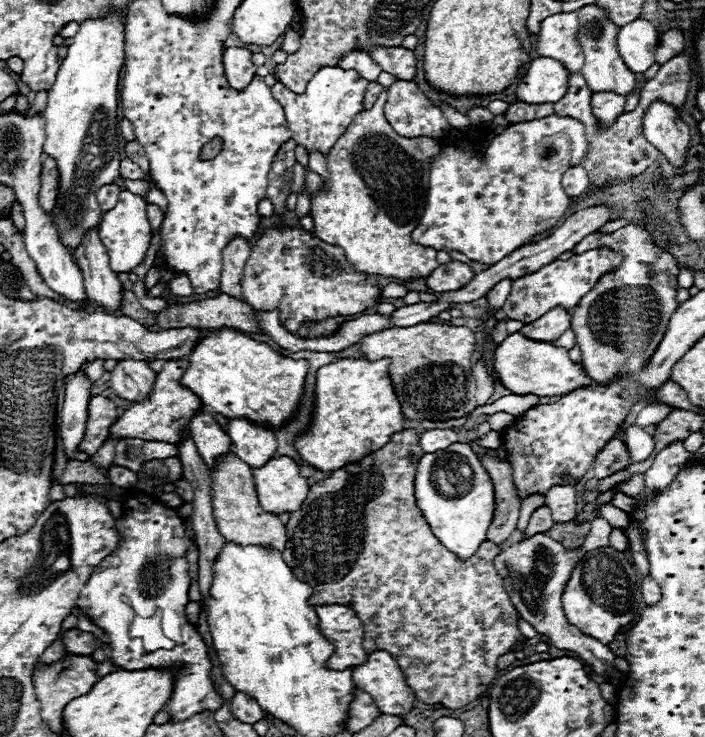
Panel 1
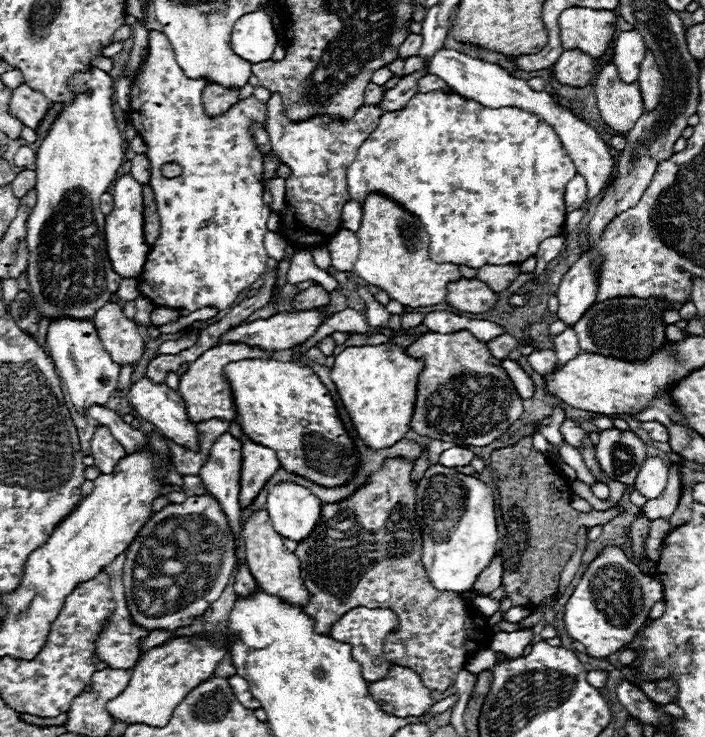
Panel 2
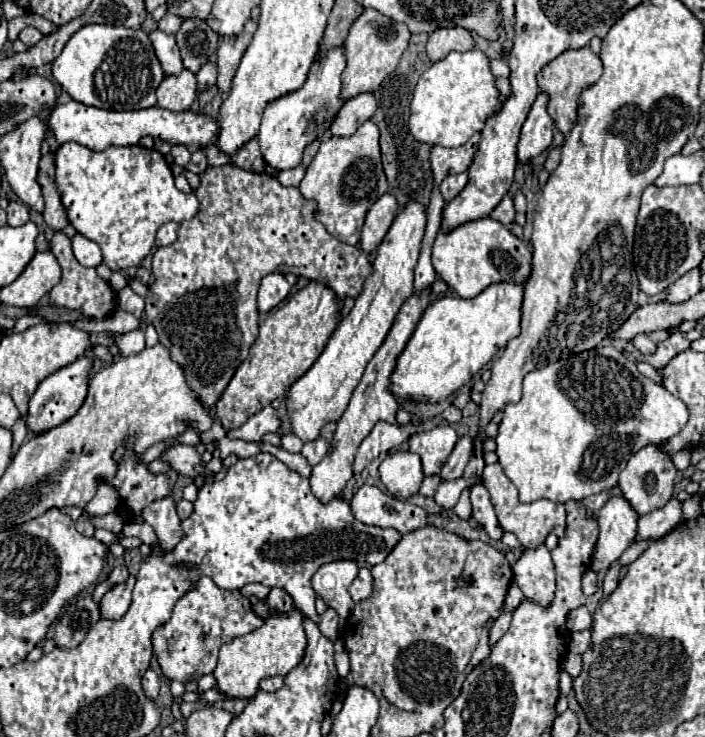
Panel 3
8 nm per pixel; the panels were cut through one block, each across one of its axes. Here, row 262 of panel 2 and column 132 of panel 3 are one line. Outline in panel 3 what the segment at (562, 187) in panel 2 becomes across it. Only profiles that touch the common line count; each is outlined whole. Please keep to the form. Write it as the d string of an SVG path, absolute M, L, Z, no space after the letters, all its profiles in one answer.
M120 448L116 460L120 462L118 474L110 482L118 492L124 504L130 508L130 520L142 520L140 512L150 502L170 496L172 488L164 474L150 474L144 464L136 464L136 454L130 448Z

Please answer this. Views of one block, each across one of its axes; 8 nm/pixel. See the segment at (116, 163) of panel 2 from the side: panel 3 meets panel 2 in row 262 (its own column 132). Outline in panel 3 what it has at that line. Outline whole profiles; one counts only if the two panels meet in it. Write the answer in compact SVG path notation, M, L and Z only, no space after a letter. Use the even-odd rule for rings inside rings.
M82 26L52 62L52 76L72 100L104 110L140 110L156 104L156 88L164 72L146 32L124 26ZM142 48L142 50L140 50Z

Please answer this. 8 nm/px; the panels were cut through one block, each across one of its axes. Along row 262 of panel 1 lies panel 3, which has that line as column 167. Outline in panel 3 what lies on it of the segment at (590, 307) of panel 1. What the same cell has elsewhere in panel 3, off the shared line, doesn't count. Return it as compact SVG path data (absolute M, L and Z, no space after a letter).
M202 576L194 588L184 594L166 624L162 624L152 634L152 648L162 674L170 680L186 684L188 680L198 680L204 674L212 674L218 660L218 648L238 636L244 636L260 628L264 620L254 614L252 604L240 590L222 590L212 578Z

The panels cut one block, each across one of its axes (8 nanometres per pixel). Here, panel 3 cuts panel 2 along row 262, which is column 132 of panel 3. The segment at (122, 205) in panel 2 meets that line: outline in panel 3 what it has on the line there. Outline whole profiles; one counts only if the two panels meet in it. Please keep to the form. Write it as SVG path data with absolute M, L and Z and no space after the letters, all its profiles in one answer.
M76 100L66 104L58 104L50 116L48 126L56 136L58 144L78 142L92 150L106 150L108 146L134 146L142 136L152 136L154 140L166 140L170 144L184 144L188 148L204 148L216 140L218 124L206 116L196 112L170 112L162 108L146 108L136 112L108 112L94 106L84 106Z

